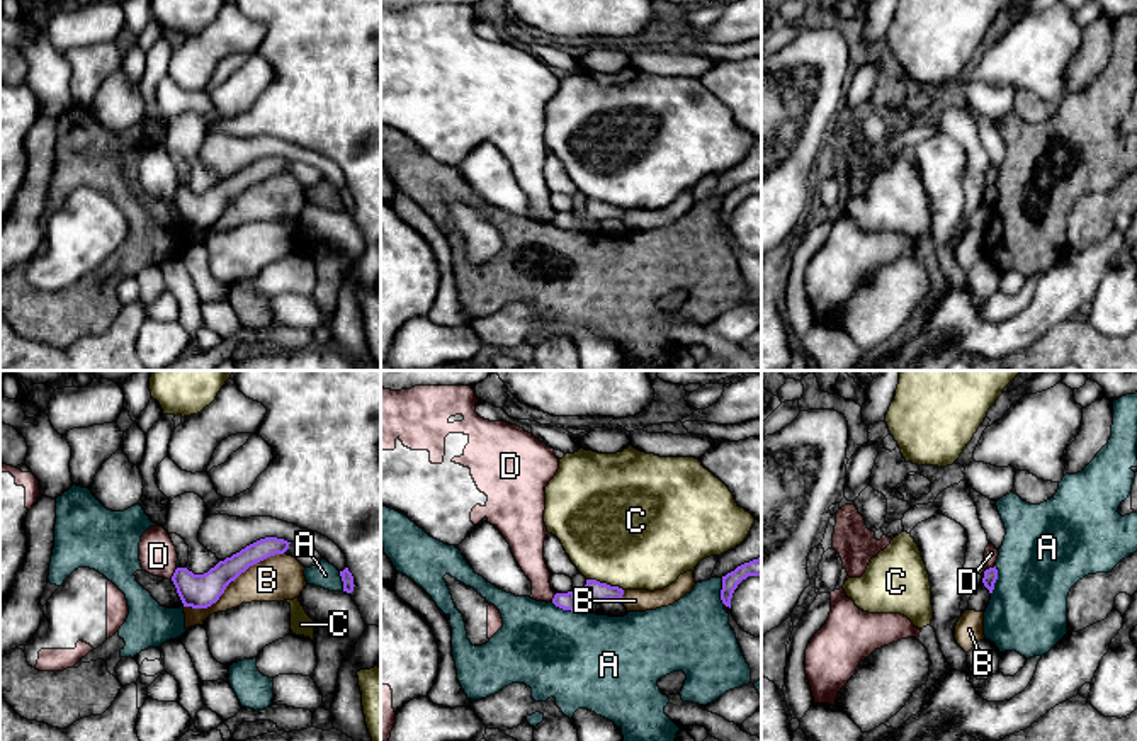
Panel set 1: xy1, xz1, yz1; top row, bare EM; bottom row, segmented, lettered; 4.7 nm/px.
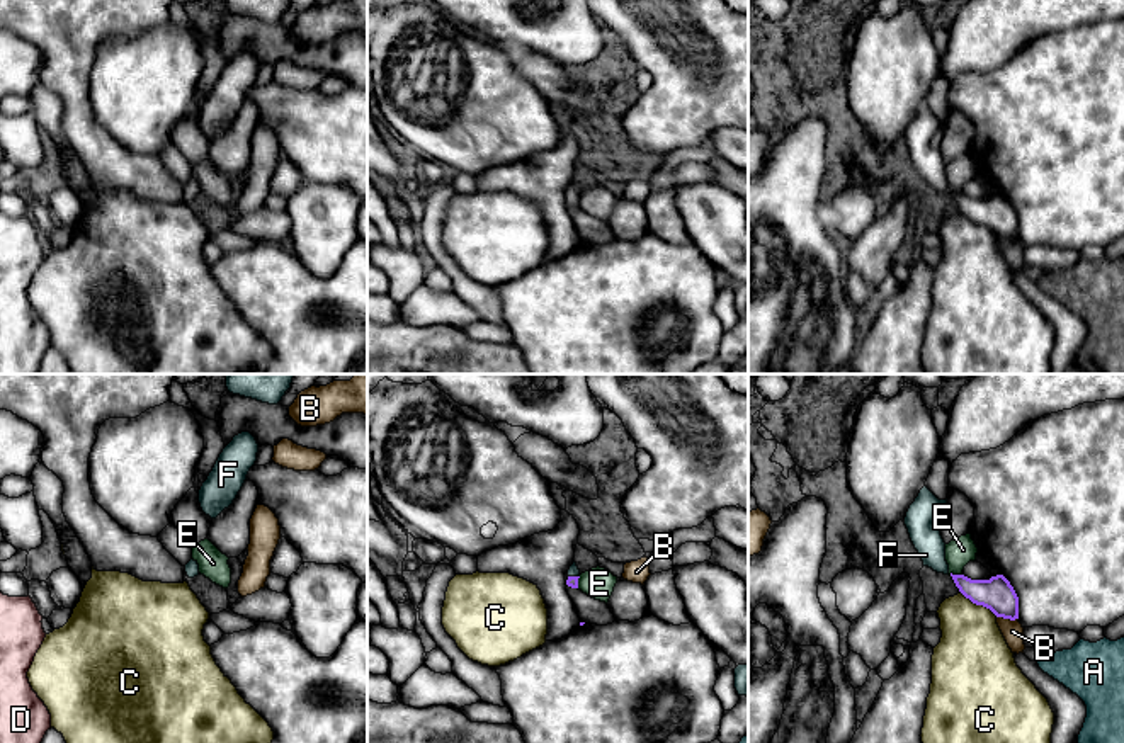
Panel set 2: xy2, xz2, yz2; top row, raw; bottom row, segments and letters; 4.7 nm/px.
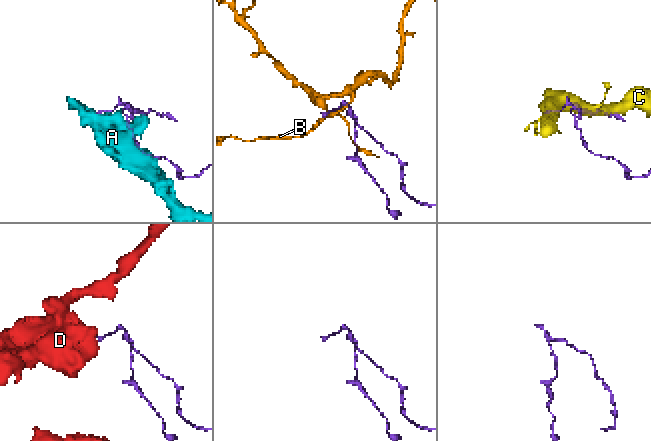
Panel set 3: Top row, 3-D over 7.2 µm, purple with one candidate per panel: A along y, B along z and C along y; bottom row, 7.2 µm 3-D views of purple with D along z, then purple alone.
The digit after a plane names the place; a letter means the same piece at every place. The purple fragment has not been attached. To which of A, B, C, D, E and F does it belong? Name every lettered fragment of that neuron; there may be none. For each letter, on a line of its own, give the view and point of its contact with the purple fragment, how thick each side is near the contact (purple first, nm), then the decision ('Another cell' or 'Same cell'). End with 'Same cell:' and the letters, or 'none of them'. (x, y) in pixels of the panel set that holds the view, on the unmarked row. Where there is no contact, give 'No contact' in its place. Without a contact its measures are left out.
A: Touches purple at xz1 (566, 228). Thickness 80 nm (purple) against 440 nm. Another cell
B: Touches purple at xy1 (257, 181). Thickness 140 nm (purple) against 220 nm. Another cell
C: Touches purple at xz1 (605, 203). Thickness 100 nm (purple) against 500 nm. Another cell
D: Touches purple at xy1 (174, 192). Thickness 160 nm (purple) against 180 nm. Another cell
E: Touches purple at yz2 (956, 194). Thickness 160 nm (purple) against 130 nm. Another cell
F: Touches purple at xz2 (573, 196). Thickness 50 nm (purple) against 50 nm. Same cell
Same cell: F

